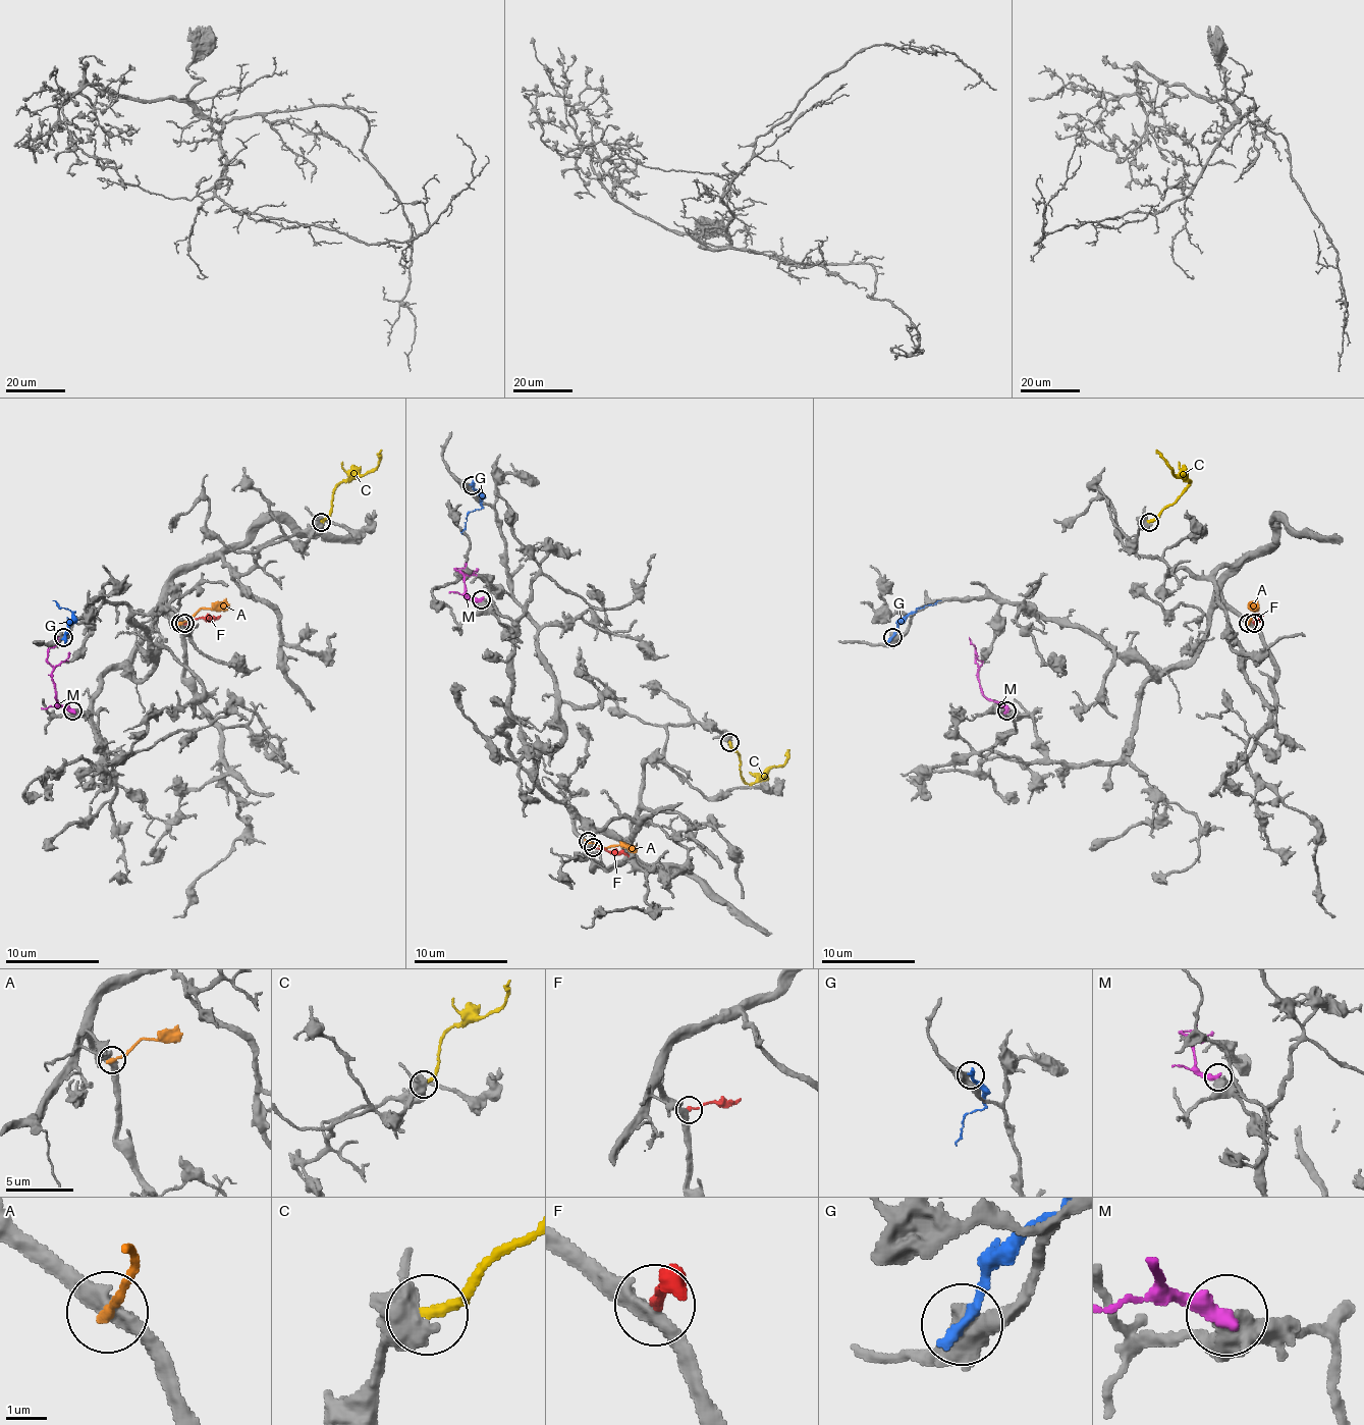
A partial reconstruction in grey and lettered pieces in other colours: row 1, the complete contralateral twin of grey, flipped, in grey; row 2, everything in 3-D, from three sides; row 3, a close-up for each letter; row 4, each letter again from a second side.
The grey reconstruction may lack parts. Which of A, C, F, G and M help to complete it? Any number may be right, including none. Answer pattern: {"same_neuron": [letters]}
{"same_neuron": ["C", "F"]}

